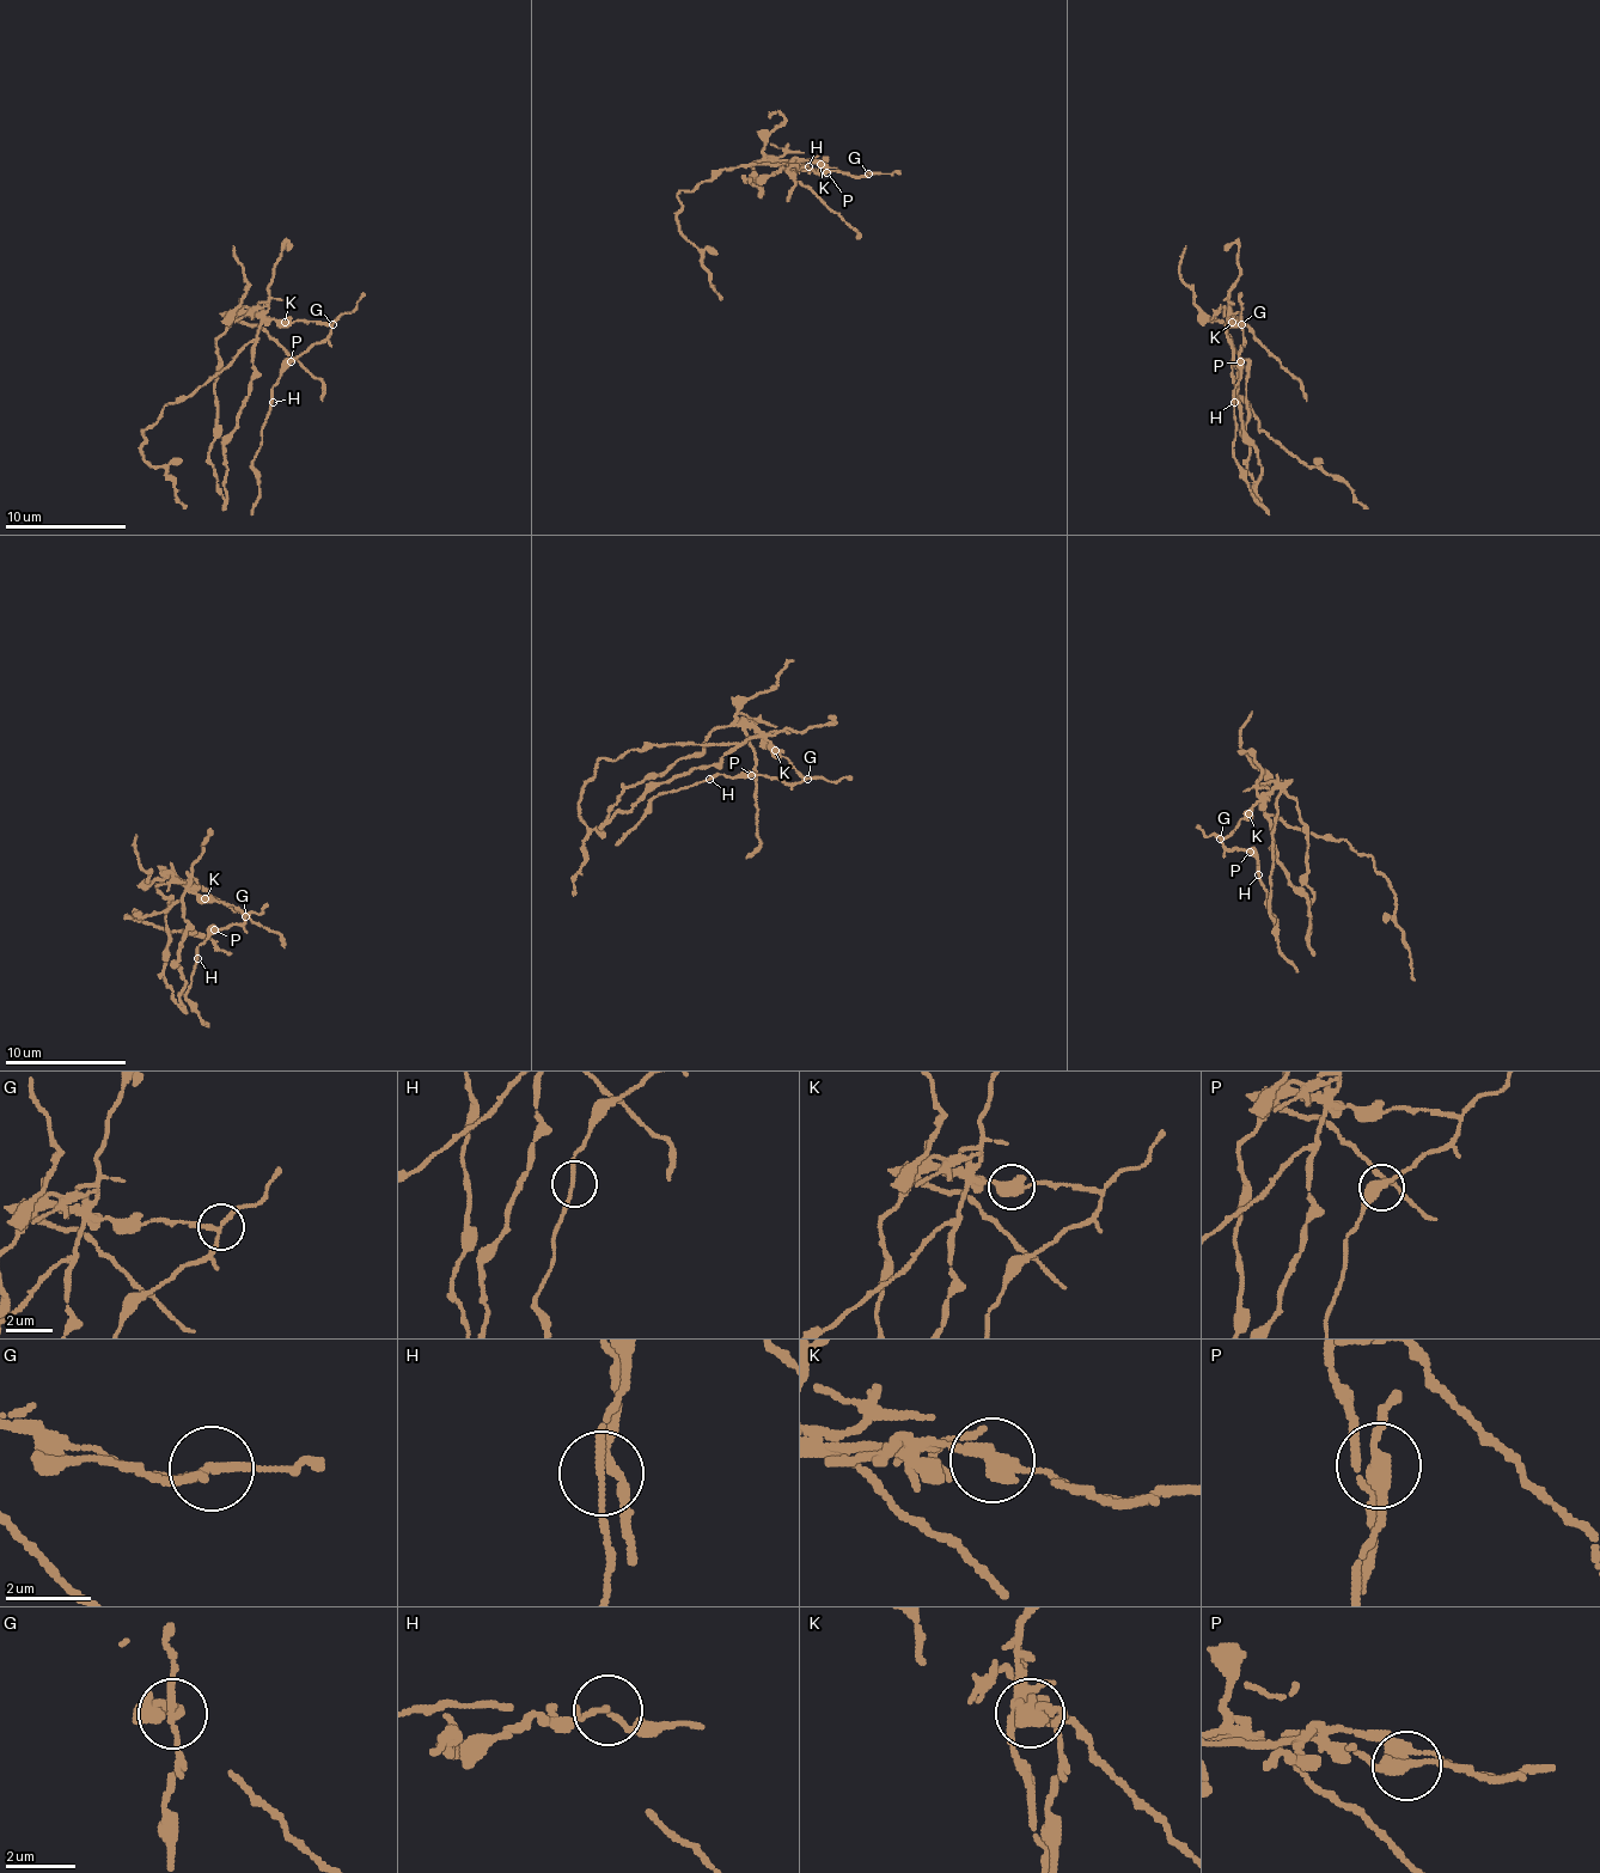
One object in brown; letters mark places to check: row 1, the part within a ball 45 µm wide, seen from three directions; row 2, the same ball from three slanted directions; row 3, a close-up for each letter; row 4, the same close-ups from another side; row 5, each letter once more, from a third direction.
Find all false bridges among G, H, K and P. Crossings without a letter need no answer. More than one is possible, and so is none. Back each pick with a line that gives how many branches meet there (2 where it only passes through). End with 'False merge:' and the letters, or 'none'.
G: 3
K: 2
False merge: G, K

